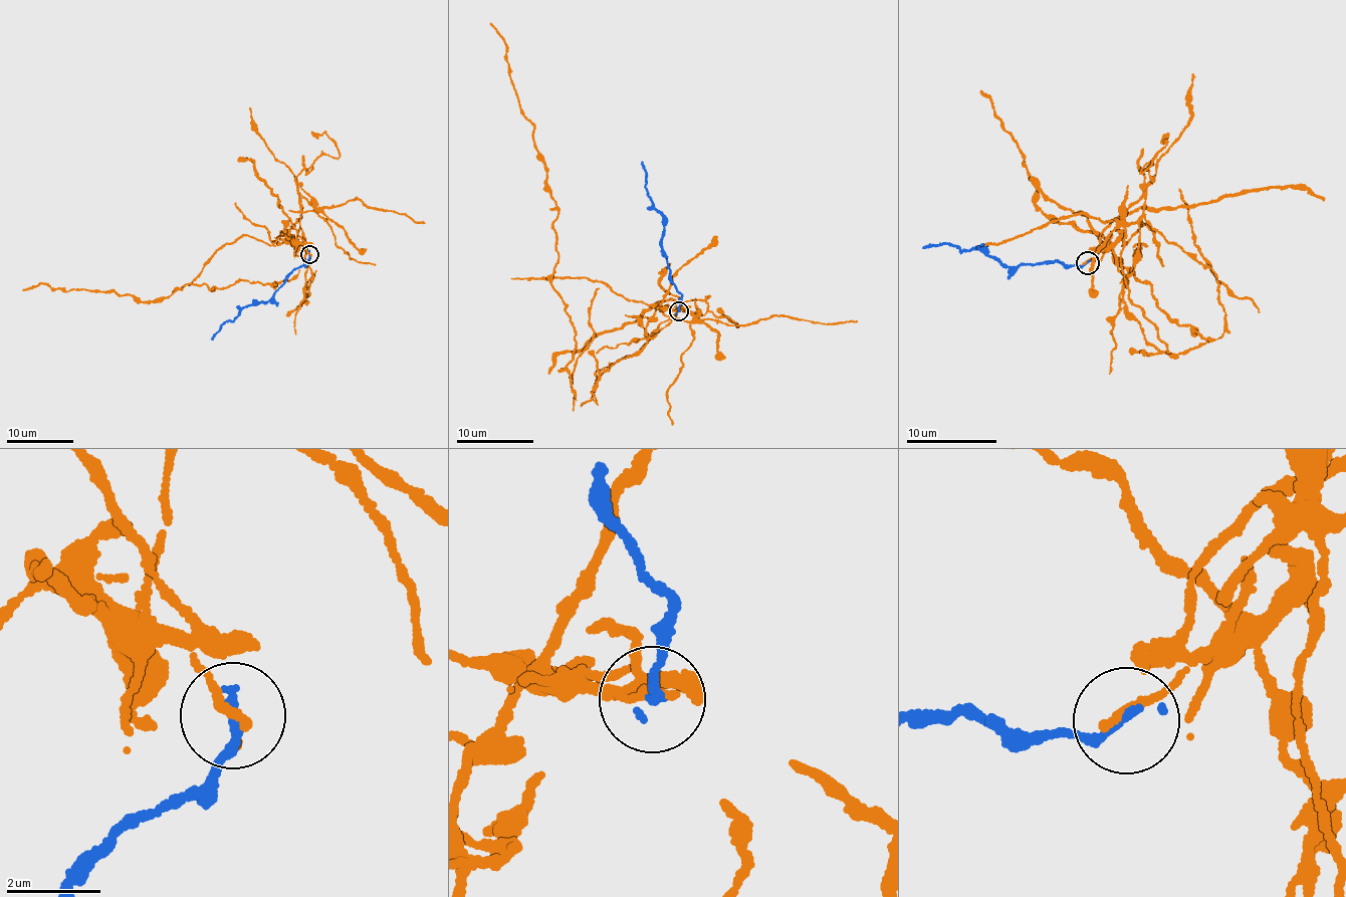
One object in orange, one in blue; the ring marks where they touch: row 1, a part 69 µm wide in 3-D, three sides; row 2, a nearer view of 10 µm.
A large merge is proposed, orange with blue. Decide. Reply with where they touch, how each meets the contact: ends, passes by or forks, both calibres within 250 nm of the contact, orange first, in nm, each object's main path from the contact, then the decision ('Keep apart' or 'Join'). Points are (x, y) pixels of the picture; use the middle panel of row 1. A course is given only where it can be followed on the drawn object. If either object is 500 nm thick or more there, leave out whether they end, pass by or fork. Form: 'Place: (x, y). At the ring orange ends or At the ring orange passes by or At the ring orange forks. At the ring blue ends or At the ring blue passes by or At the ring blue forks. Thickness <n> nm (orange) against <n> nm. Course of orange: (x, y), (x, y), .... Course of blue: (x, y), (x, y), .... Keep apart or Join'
Place: (678, 310). At the ring orange ends. At the ring blue ends. Thickness 200 nm (orange) against 200 nm. Course of orange: (679, 310), (655, 310), (648, 337), (673, 319), (577, 401), (551, 282), (557, 207), (490, 23). Course of blue: (679, 310), (680, 296), (662, 249), (663, 219), (661, 212), (653, 208), (645, 186), (646, 173), (643, 163). Keep apart

